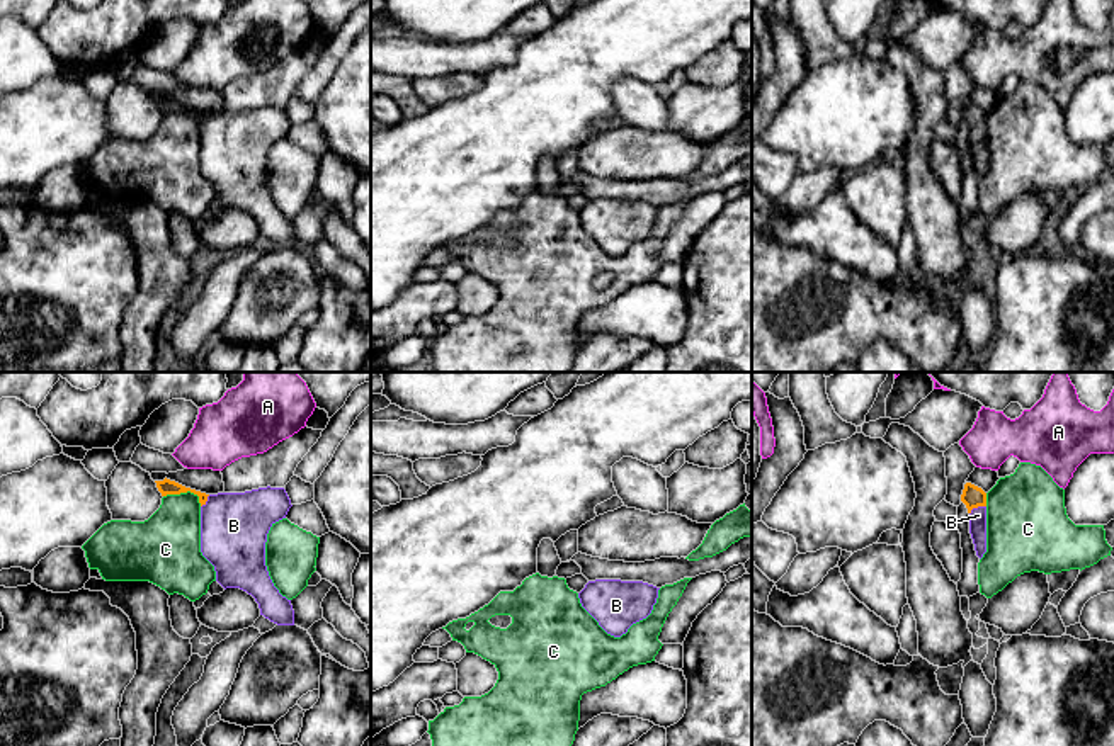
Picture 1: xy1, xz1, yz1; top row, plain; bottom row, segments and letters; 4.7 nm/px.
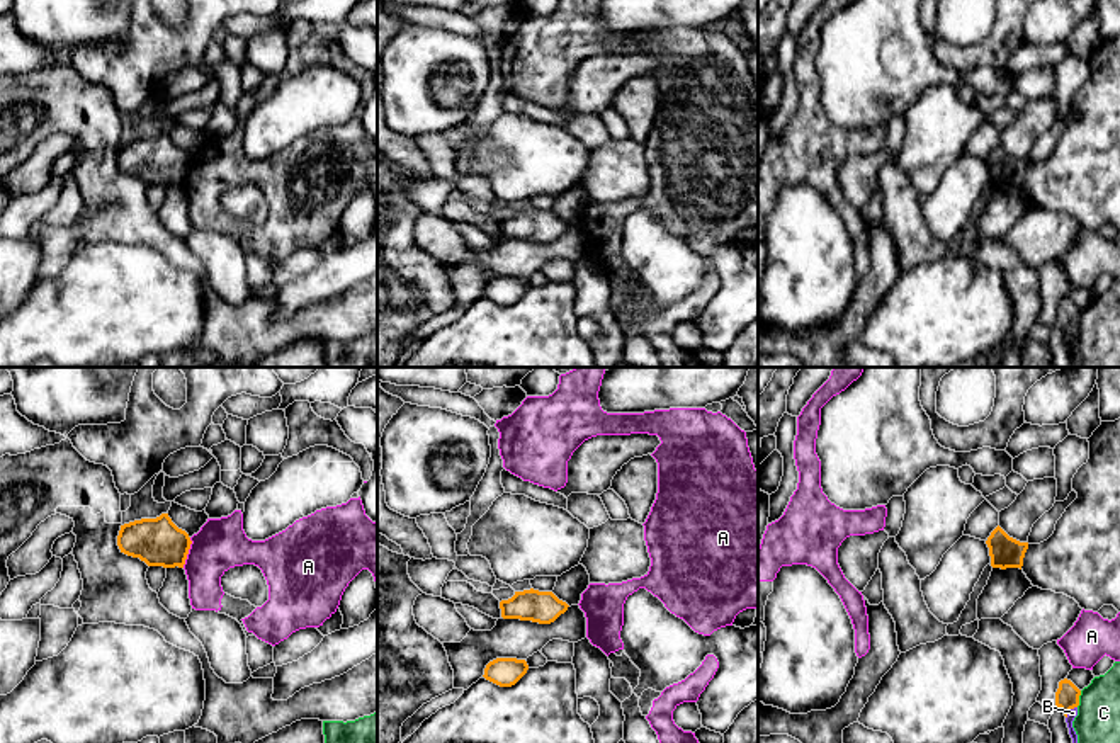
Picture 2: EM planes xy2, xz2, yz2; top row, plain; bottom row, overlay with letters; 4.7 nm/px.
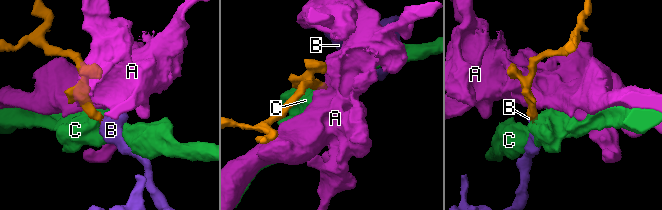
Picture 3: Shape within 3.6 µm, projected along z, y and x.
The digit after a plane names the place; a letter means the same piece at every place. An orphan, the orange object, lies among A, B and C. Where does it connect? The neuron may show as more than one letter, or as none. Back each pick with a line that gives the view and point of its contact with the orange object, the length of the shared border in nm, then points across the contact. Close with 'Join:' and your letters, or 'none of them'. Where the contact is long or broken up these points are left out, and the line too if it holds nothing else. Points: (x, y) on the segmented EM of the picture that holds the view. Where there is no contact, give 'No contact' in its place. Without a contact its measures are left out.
B: Touches orange at yz1 (977, 507). Shared border 90 nm. Path across: yz1 (973, 497), (977, 507), (978, 515)
Join: B

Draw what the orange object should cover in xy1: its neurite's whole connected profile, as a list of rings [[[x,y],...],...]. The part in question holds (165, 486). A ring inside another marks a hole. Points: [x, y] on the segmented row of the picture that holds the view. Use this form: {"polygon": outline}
{"polygon": [[[167,478],[155,483],[162,496],[187,491],[199,496],[201,552],[214,566],[216,581],[252,595],[270,622],[294,625],[291,600],[279,593],[265,566],[267,534],[293,506],[286,489],[206,495]]]}

